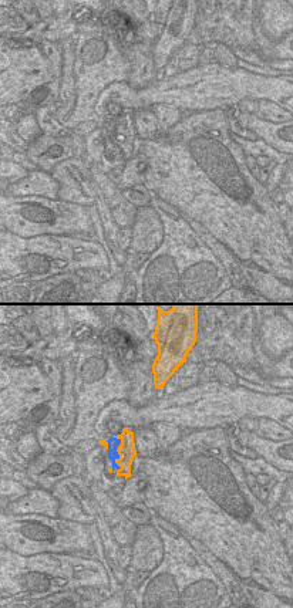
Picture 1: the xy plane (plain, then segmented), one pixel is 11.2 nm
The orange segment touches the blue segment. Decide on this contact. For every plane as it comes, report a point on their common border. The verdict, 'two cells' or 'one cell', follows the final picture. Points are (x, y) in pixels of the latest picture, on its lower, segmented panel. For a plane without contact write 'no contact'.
(118, 453)

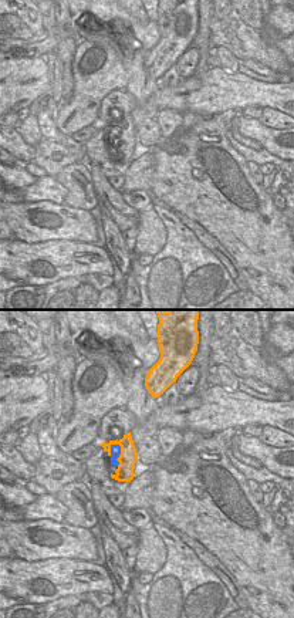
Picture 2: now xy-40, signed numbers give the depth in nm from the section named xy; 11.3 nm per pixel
(121, 452)

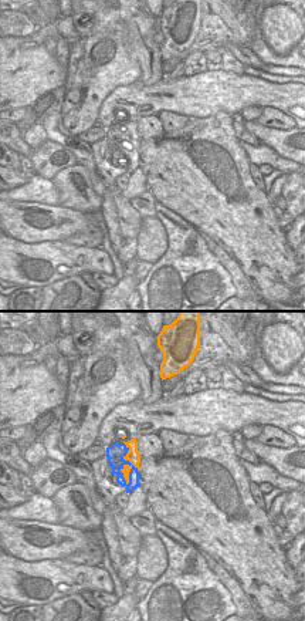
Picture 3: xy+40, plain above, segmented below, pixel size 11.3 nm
(131, 462)

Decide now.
one cell

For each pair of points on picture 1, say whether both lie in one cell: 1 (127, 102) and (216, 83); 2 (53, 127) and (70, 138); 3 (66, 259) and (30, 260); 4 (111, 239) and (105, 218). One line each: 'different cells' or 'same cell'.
1: same cell
2: same cell
3: same cell
4: same cell

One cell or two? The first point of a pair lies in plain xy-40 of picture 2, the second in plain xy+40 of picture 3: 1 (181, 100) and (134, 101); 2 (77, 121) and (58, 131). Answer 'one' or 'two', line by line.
1: one
2: two

